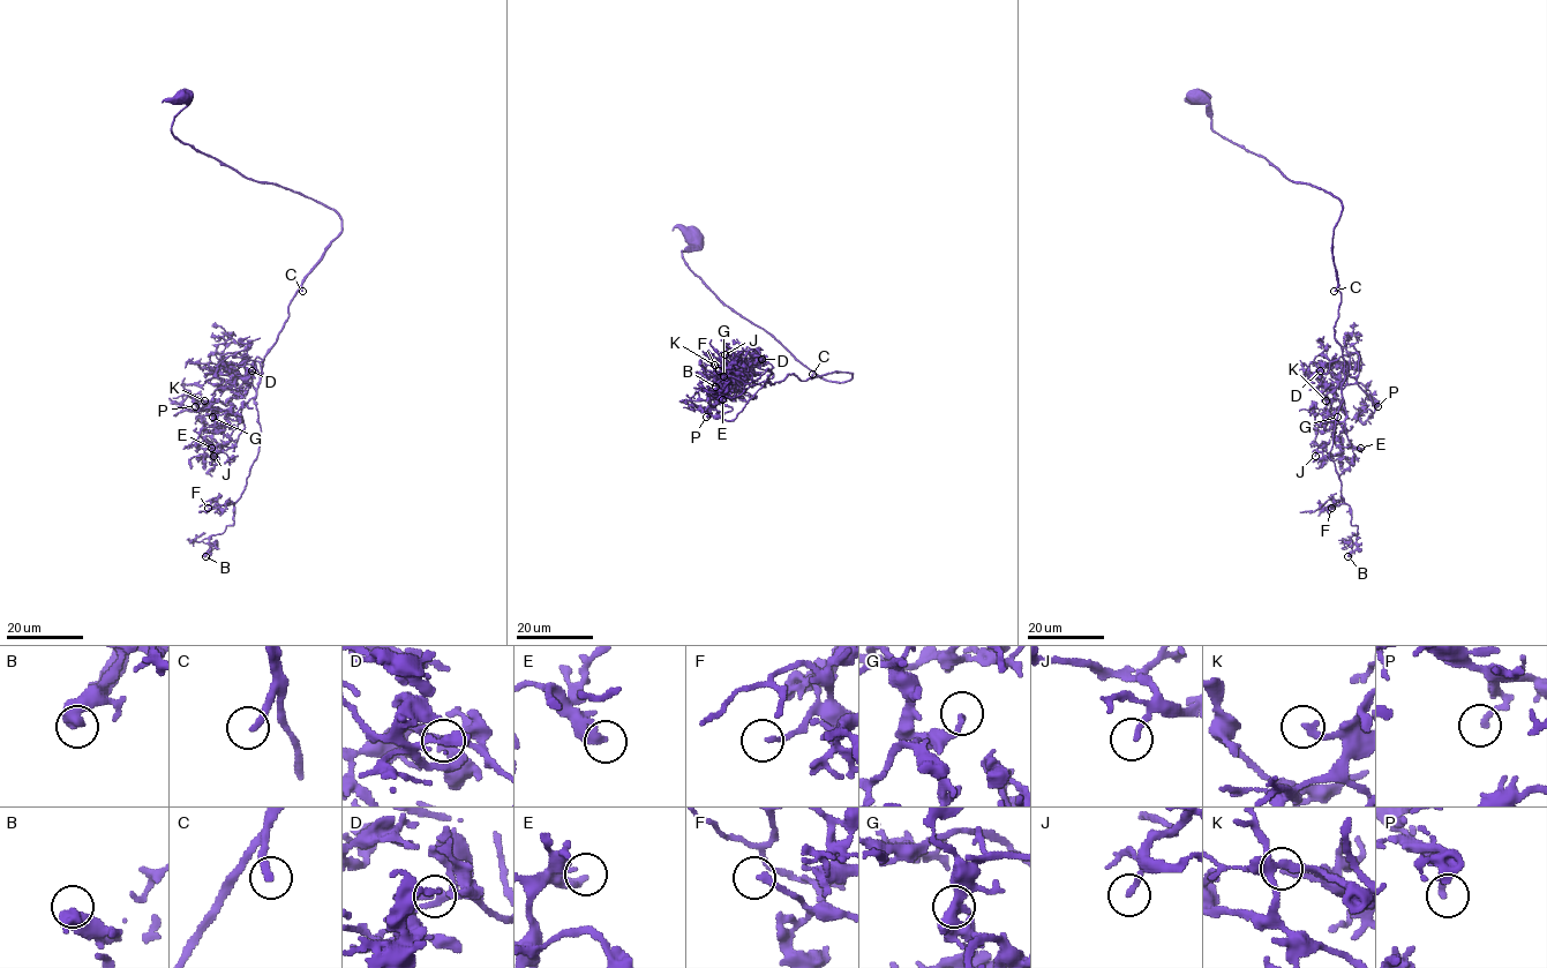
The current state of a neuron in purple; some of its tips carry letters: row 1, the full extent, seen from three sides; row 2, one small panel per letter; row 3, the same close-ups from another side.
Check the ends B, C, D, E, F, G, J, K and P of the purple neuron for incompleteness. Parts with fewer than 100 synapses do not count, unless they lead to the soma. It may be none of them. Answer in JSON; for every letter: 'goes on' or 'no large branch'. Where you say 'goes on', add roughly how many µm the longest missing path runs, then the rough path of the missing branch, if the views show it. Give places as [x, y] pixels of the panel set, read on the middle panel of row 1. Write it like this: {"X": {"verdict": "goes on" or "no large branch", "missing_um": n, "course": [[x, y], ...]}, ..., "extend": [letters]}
{"B": {"verdict": "no large branch"}, "C": {"verdict": "goes on", "missing_um": 80, "course": [[812, 374], [820, 359], [845, 355], [858, 332], [848, 317], [808, 289], [821, 297], [825, 292], [797, 284]]}, "D": {"verdict": "no large branch"}, "E": {"verdict": "no large branch"}, "F": {"verdict": "goes on", "missing_um": 15, "course": [[719, 370], [718, 375], [712, 370], [731, 360]]}, "G": {"verdict": "no large branch"}, "J": {"verdict": "no large branch"}, "K": {"verdict": "no large branch"}, "P": {"verdict": "no large branch"}, "extend": ["C", "F"]}

